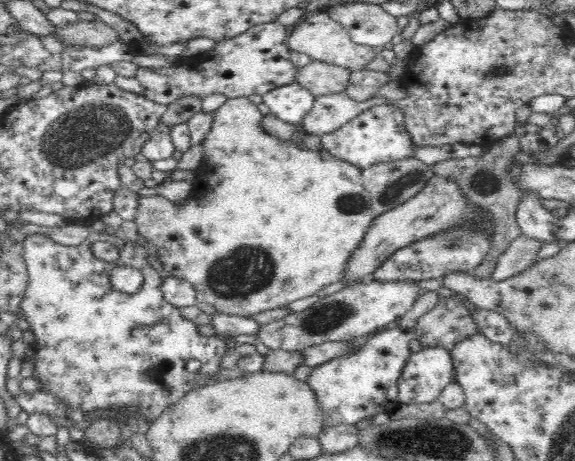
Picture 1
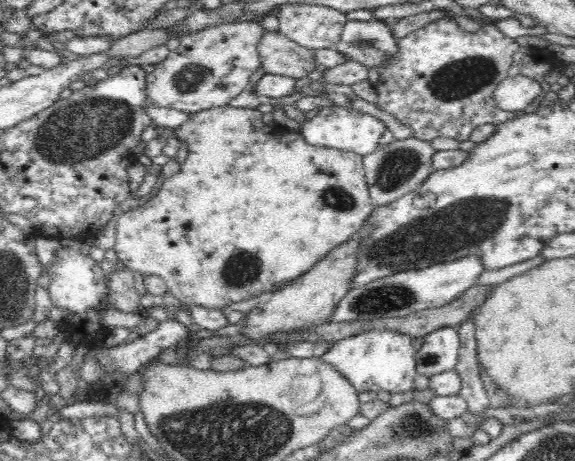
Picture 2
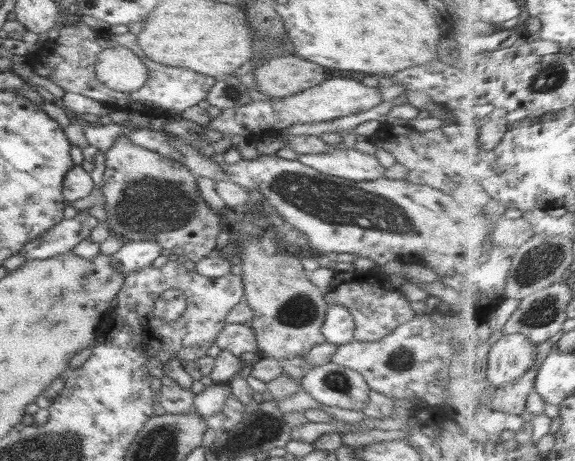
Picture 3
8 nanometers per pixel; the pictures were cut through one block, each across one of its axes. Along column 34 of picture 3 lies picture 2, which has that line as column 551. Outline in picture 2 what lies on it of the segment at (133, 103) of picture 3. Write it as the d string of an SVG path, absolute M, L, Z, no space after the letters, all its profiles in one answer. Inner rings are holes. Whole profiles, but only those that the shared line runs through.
M444 15L441 19L433 20L426 26L398 39L398 54L394 54L381 66L379 78L373 87L378 93L376 104L380 109L394 115L396 120L410 127L412 136L423 141L434 138L454 138L461 142L470 140L470 134L482 124L504 124L518 116L532 114L540 108L540 102L549 92L549 83L544 78L552 72L554 62L540 62L538 56L528 52L528 48L519 46L516 40L508 38L494 24L482 24L476 32L468 32L460 28L454 17ZM508 76L527 76L541 84L541 93L524 110L508 112L502 110L494 100L496 86Z

